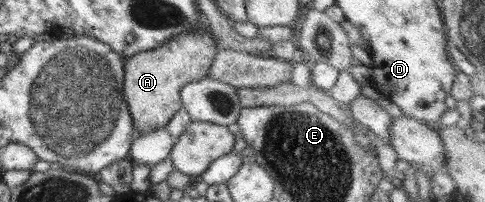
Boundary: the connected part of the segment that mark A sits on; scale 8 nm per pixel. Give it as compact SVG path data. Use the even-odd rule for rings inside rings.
M200 30L178 34L163 45L124 59L124 96L135 132L143 133L165 127L176 112L183 108L180 94L182 87L208 76L217 51L211 34Z

